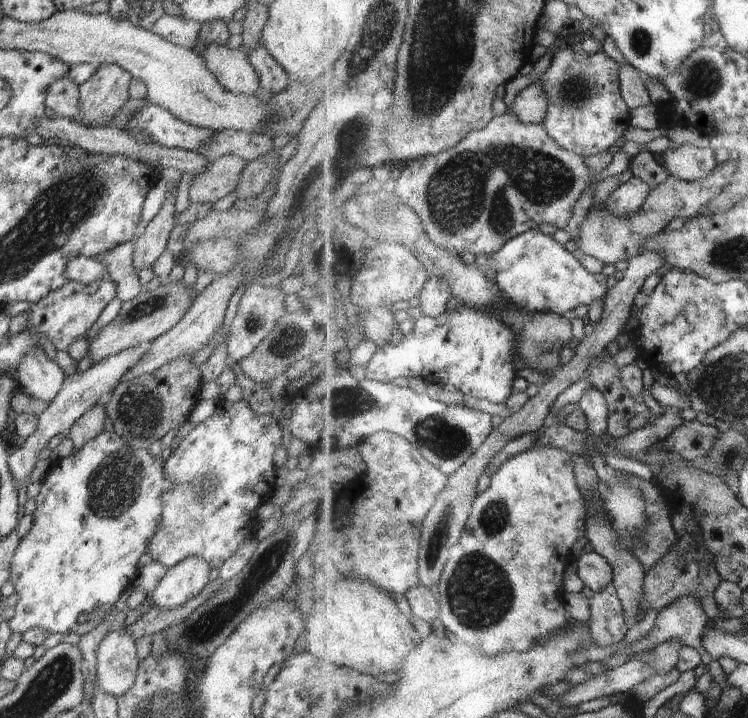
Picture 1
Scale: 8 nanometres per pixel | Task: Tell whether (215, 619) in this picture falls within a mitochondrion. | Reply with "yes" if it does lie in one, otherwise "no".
yes

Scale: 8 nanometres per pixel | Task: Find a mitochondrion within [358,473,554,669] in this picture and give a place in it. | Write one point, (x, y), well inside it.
(479, 593)

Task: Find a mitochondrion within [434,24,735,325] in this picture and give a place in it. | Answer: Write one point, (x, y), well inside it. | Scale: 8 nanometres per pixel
(701, 77)

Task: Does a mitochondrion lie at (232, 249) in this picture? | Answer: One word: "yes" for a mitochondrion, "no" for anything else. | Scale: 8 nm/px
no

